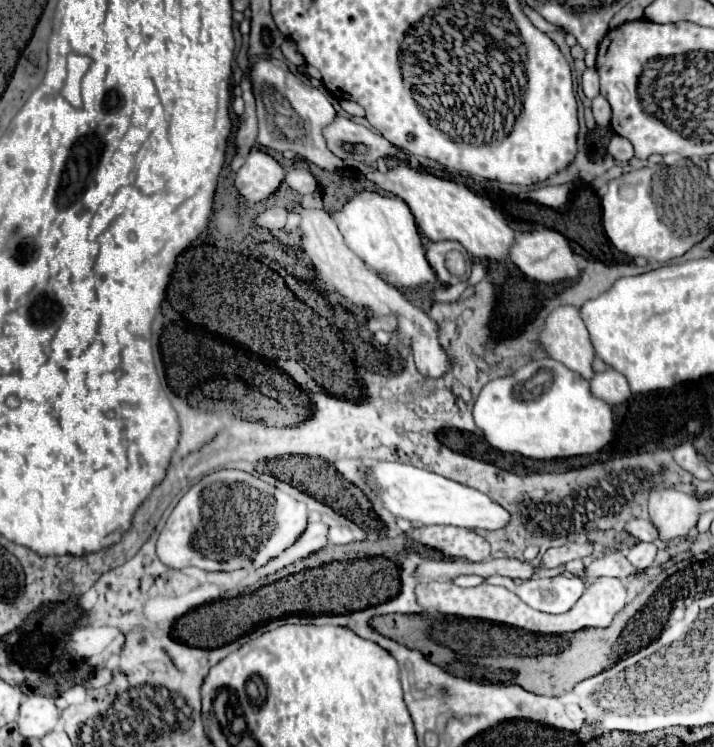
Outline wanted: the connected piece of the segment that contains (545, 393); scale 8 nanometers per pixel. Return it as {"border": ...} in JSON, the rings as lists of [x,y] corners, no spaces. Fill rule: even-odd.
{"border":[[[548,356],[534,358],[516,374],[484,386],[474,406],[474,420],[490,446],[536,460],[596,454],[614,438],[612,406],[592,396],[586,378]]]}

